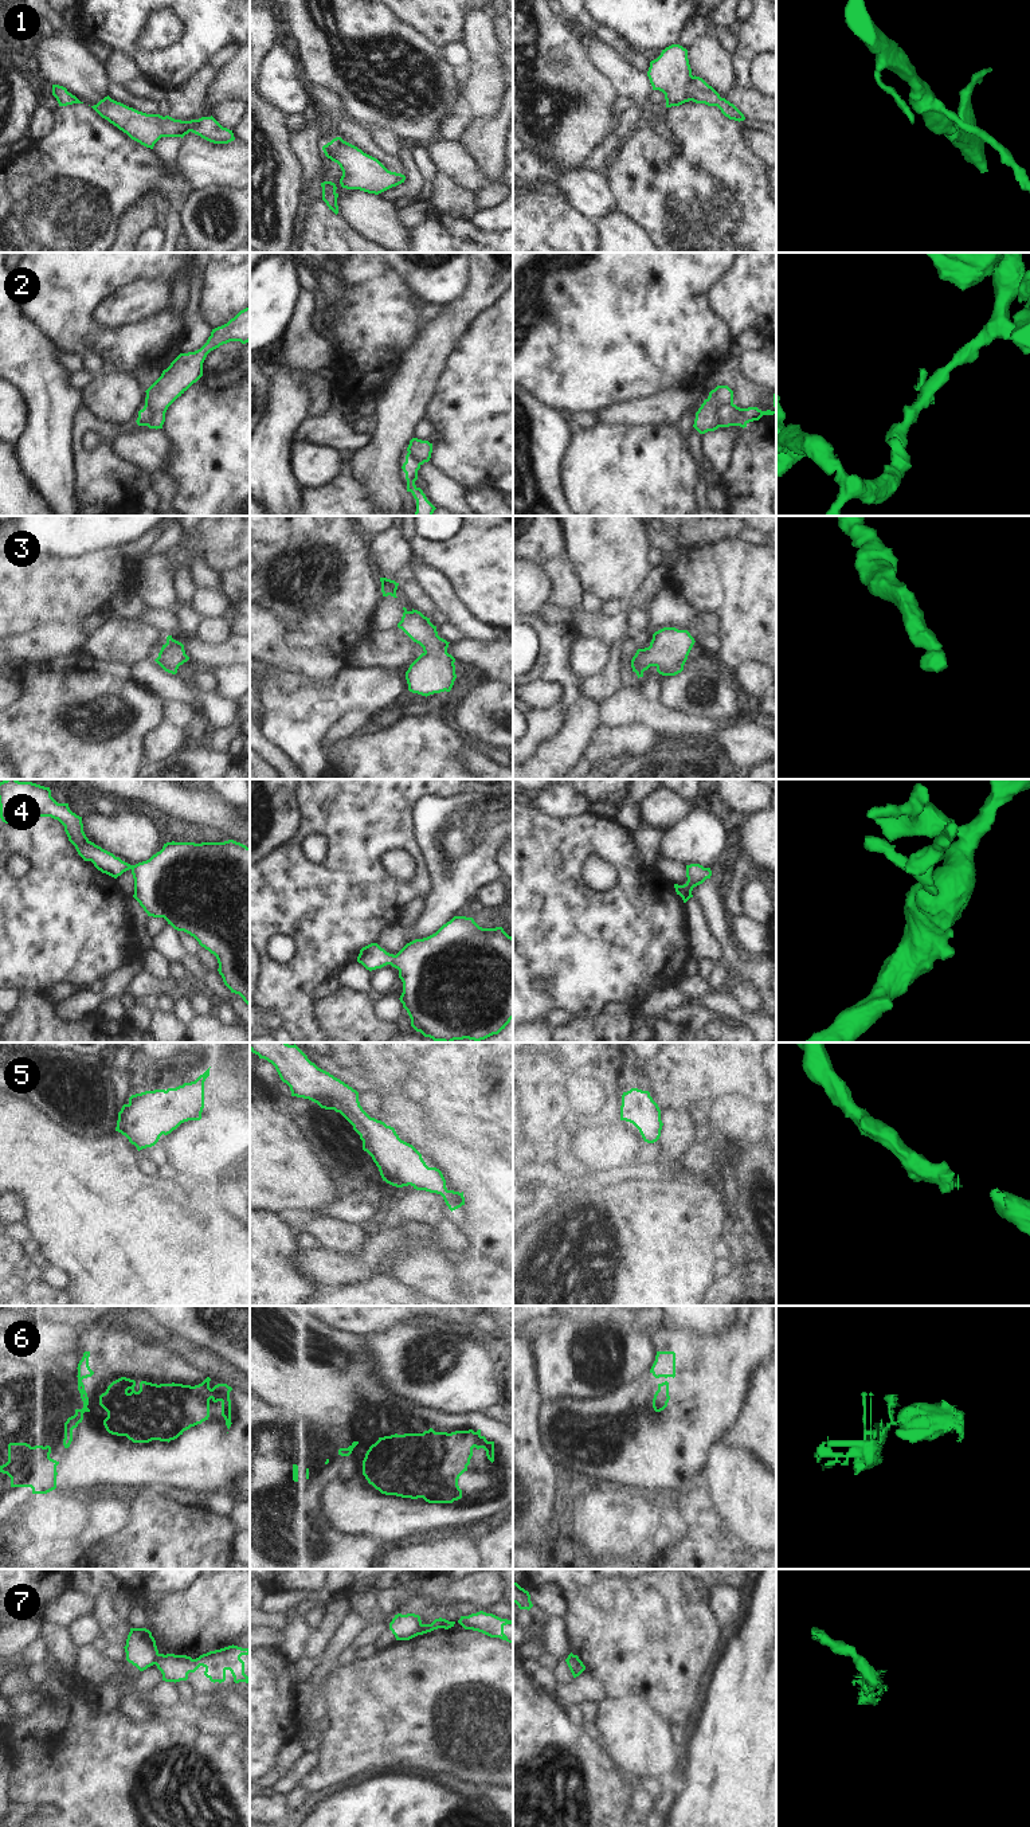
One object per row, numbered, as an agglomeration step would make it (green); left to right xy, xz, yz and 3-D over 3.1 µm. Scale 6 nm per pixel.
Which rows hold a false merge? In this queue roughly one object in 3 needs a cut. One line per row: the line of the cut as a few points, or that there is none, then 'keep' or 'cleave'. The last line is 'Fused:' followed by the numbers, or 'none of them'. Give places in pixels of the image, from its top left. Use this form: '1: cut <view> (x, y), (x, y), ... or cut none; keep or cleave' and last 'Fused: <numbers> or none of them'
1: cut none; keep
2: cut yz (732, 402), (724, 403), (719, 409), (719, 426); cleave
3: cut none; keep
4: cut none; keep
5: cut none; keep
6: cut xy (83, 1407), (85, 1411); cleave
7: cut xy (160, 1654), (153, 1663); cleave
Fused: 2, 6, 7

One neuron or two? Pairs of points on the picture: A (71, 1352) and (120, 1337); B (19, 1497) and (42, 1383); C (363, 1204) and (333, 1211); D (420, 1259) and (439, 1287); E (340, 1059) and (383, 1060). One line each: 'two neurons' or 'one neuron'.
A: two neurons
B: one neuron
C: one neuron
D: one neuron
E: two neurons

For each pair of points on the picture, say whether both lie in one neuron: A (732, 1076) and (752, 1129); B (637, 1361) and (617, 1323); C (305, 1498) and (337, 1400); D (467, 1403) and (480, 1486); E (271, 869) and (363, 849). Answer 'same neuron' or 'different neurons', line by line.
A: different neurons
B: same neuron
C: different neurons
D: different neurons
E: same neuron

